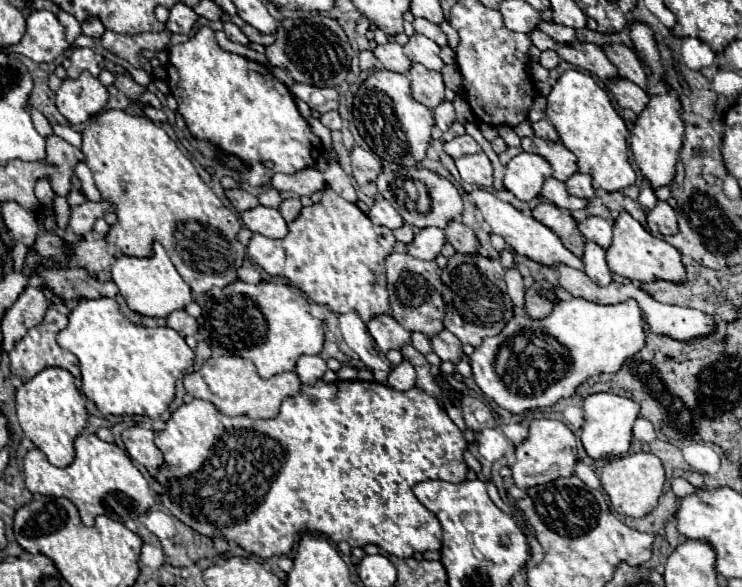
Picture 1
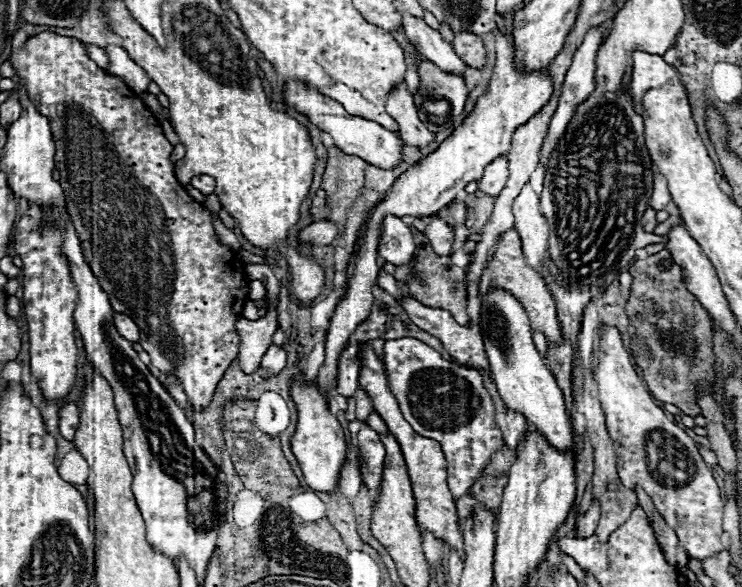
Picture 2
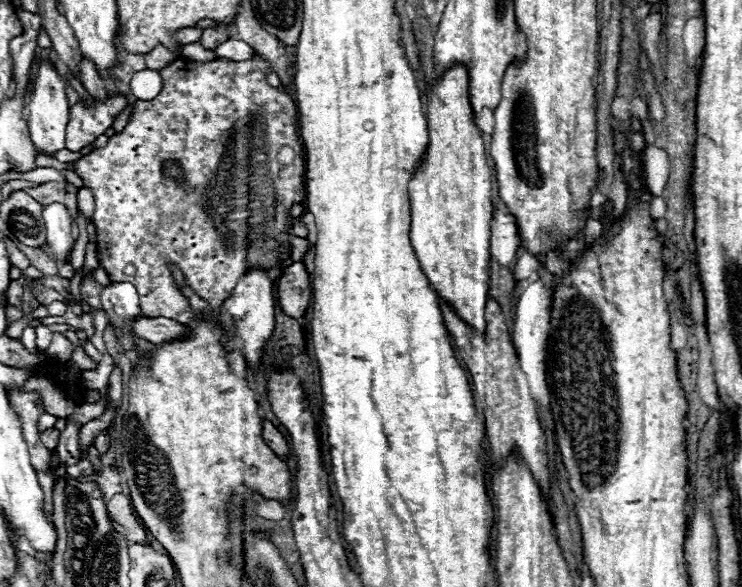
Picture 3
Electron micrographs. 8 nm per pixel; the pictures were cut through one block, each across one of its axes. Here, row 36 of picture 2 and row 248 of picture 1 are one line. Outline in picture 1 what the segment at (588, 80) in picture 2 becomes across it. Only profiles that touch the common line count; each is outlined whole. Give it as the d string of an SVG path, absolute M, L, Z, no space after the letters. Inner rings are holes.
M586 242L586 250L582 256L584 262L584 272L588 274L588 278L600 286L608 286L612 282L612 274L606 266L606 258L604 258L604 248L600 248L596 242Z

